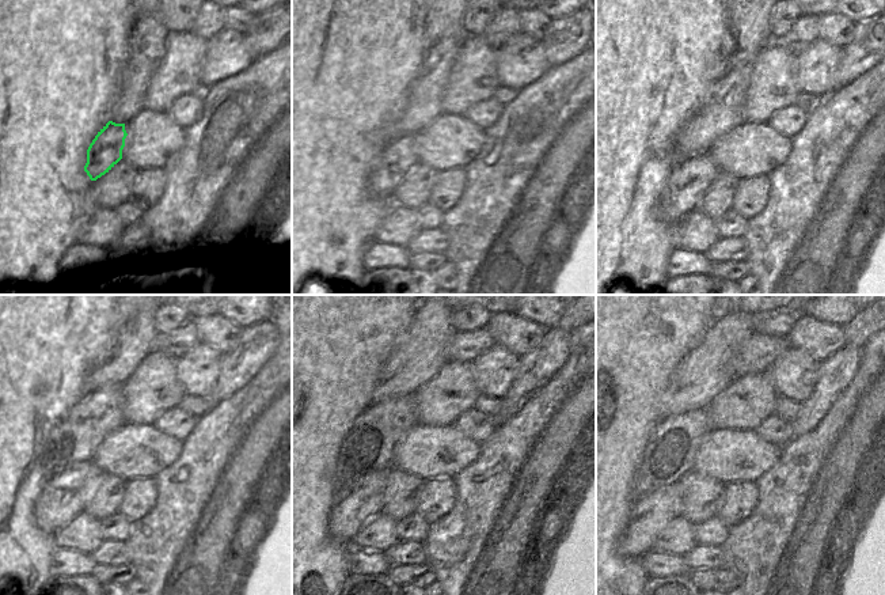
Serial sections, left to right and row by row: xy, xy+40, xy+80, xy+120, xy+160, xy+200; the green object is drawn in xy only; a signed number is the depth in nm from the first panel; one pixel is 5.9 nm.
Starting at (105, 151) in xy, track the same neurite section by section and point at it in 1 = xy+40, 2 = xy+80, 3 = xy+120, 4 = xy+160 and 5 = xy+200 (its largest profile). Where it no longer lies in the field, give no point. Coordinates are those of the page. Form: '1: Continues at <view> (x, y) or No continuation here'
1: Continues at xy+40 (398, 156)
2: Continues at xy+80 (688, 179)
3: Continues at xy+120 (65, 496)
4: Continues at xy+160 (352, 511)
5: Continues at xy+200 (650, 514)

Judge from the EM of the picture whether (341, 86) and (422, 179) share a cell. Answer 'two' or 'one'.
two

